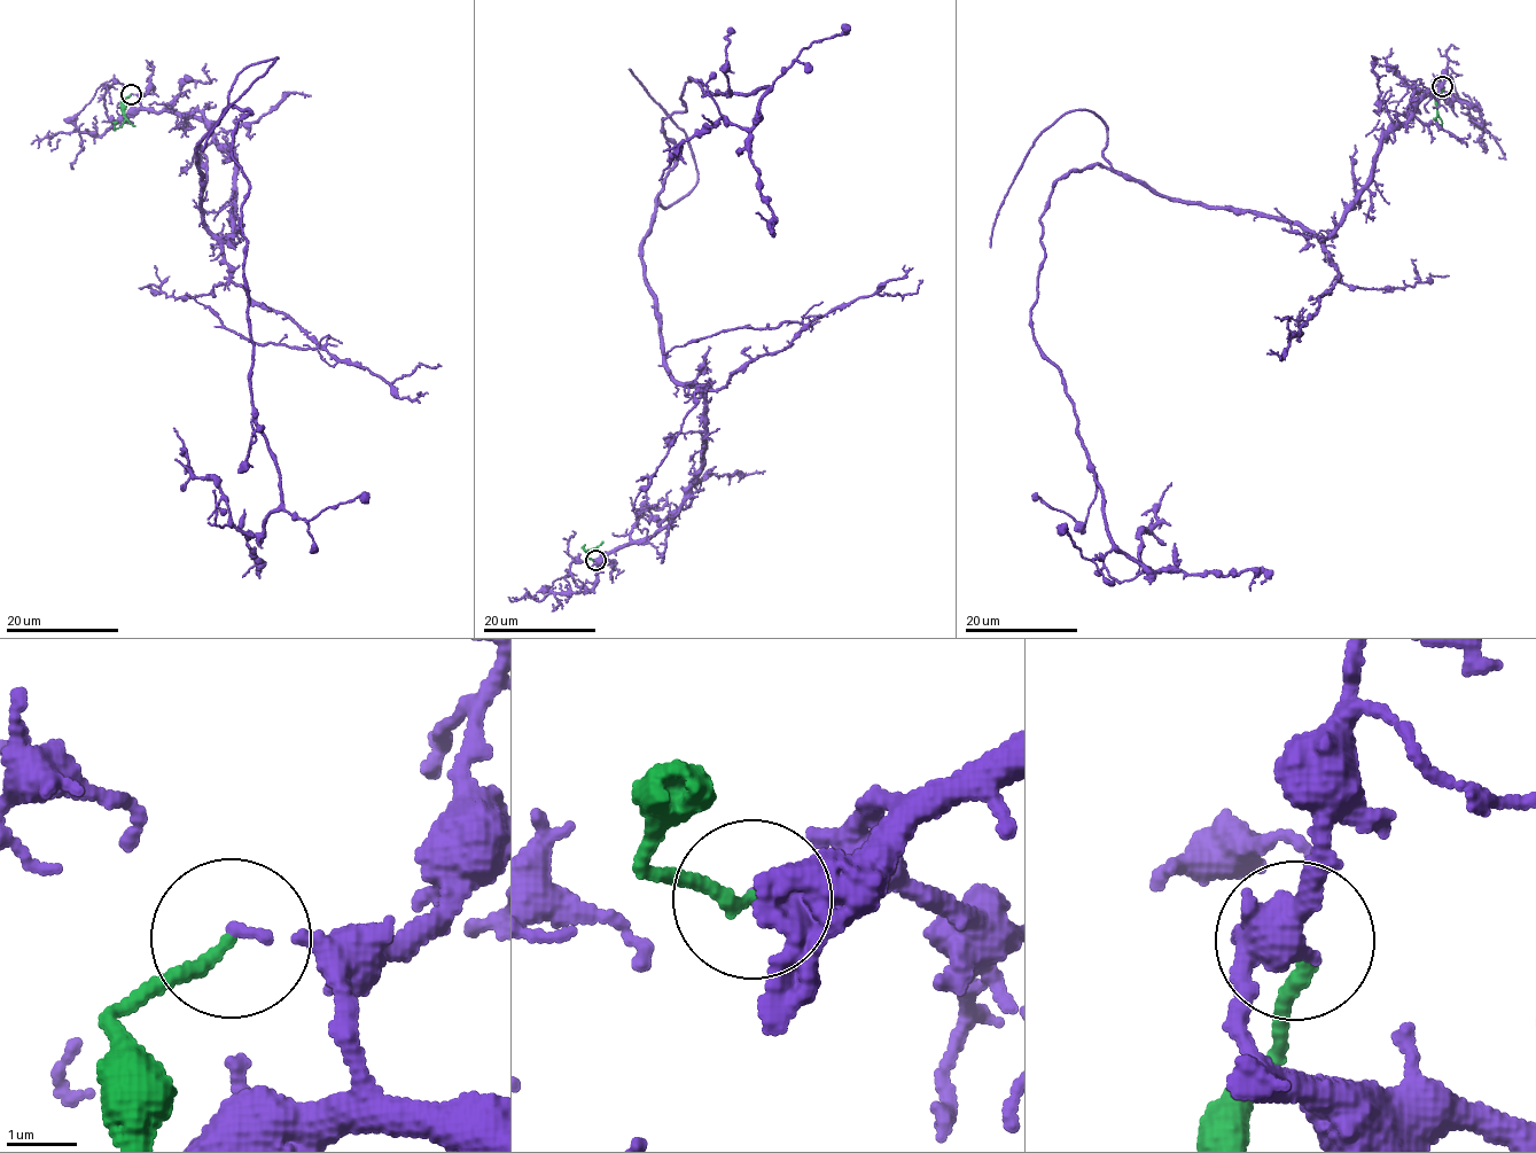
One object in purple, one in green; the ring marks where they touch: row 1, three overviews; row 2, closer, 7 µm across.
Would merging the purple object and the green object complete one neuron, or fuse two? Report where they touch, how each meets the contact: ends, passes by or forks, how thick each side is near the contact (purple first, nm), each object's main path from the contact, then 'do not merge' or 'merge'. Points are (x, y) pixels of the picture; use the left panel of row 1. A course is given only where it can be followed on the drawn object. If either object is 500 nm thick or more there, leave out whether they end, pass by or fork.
place (131, 94); purple ends; green ends; calibres 120 and 200 nm; course purple (130, 93), (234, 162), (223, 240), (196, 153), (250, 111), (260, 535), (173, 428); course green (130, 95), (122, 101), (125, 119), (116, 129), (117, 121); do not merge

